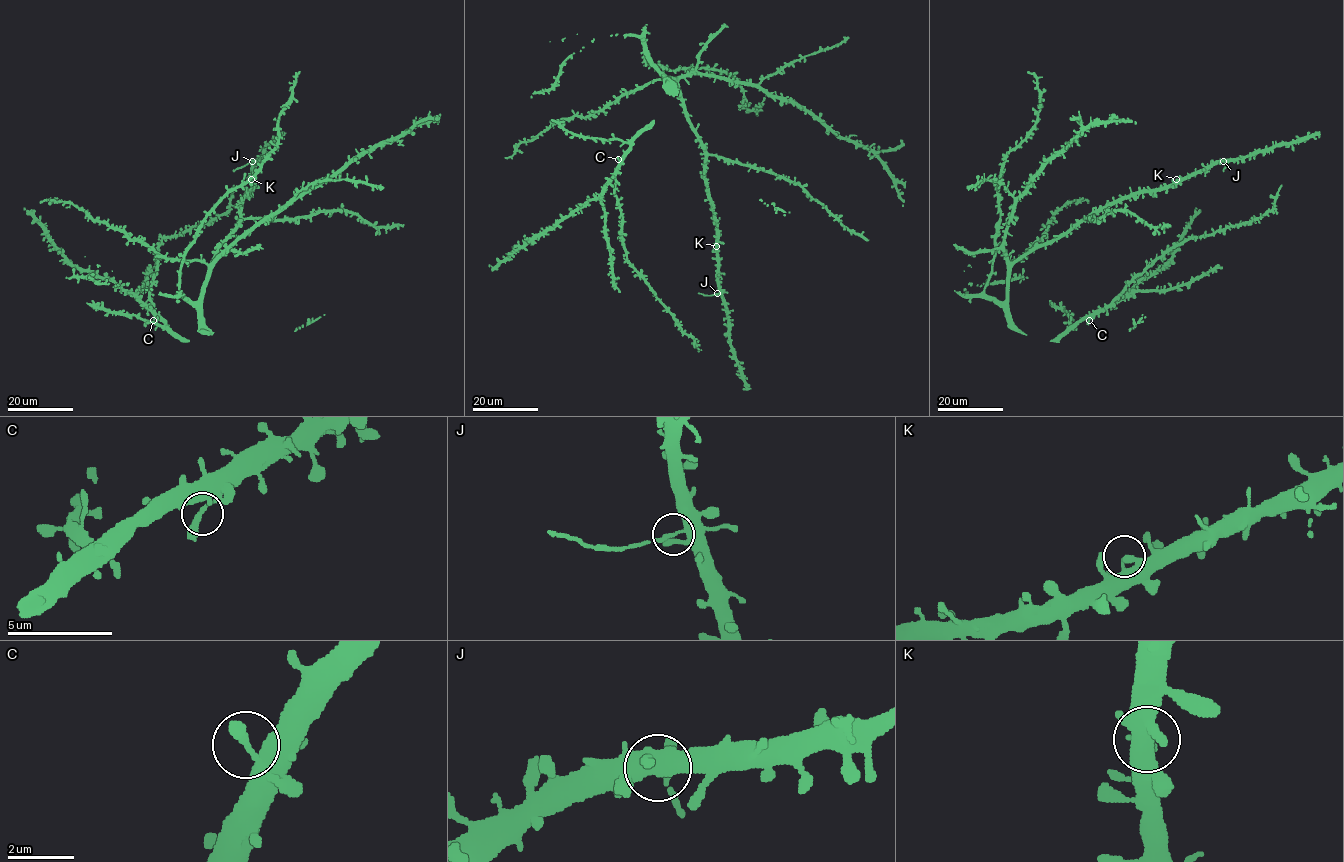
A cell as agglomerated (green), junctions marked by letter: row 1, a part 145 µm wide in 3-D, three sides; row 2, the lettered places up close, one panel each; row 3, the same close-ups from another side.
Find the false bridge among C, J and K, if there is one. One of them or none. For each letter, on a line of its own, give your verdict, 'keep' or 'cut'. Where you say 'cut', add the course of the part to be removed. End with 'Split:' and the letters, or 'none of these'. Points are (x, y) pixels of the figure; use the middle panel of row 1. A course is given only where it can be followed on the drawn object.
C: keep
J: cut | (717, 293), (698, 292)
K: keep
Split: J

